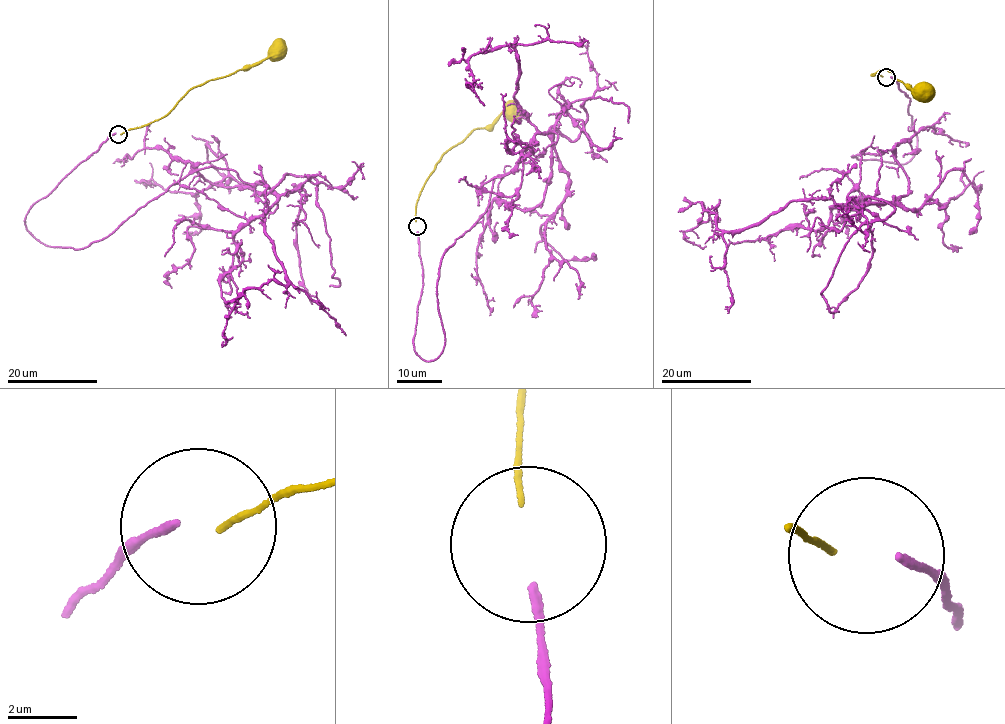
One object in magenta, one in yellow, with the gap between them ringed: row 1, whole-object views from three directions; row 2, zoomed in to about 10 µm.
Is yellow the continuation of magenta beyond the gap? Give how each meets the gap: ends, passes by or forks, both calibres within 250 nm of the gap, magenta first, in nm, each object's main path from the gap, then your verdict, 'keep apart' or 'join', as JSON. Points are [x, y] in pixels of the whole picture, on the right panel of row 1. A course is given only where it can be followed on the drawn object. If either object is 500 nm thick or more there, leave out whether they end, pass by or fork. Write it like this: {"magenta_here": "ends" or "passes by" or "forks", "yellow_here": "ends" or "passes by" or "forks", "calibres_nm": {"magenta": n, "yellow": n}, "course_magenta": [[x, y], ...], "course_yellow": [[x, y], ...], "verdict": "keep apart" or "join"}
{"magenta_here": "ends", "yellow_here": "ends", "calibres_nm": {"magenta": 260, "yellow": 150}, "course_magenta": [[891, 77], [917, 146], [852, 157], [884, 152], [859, 219], [701, 204], [706, 246]], "course_yellow": [[882, 77], [872, 75], [885, 68], [910, 89], [923, 92]], "verdict": "keep apart"}

